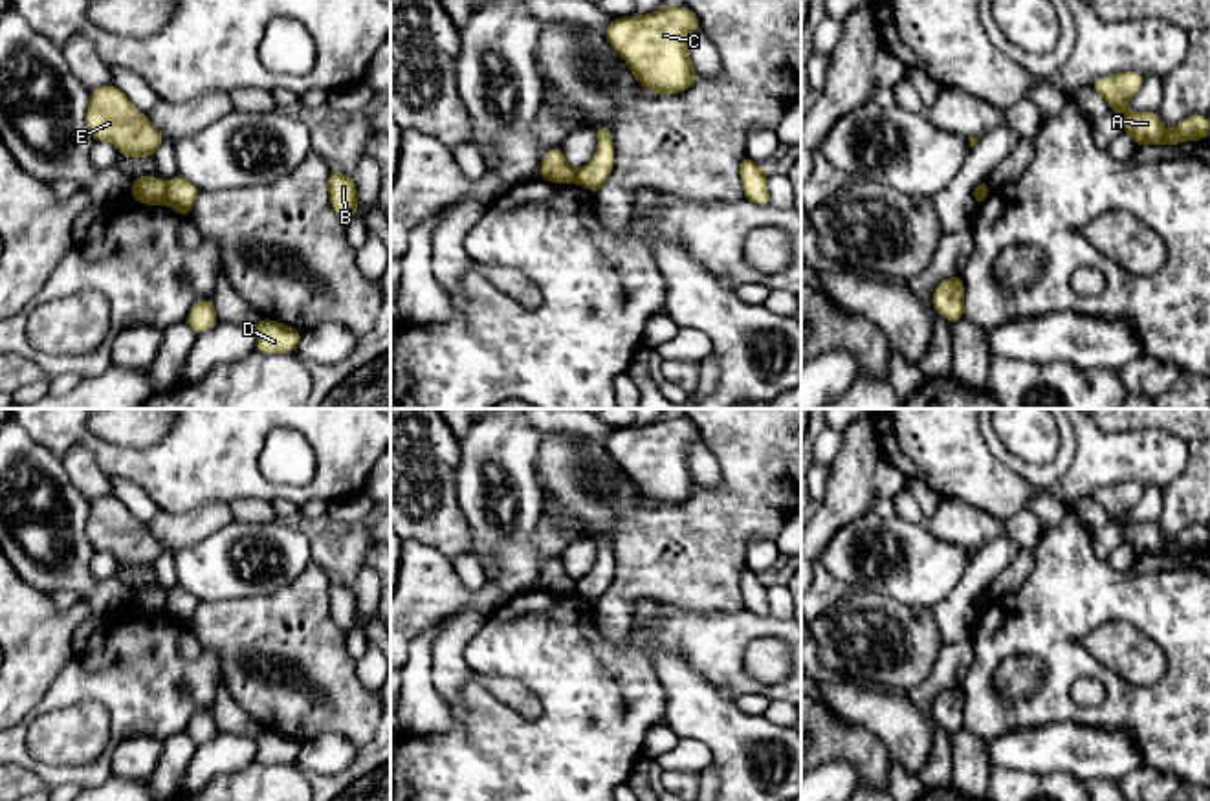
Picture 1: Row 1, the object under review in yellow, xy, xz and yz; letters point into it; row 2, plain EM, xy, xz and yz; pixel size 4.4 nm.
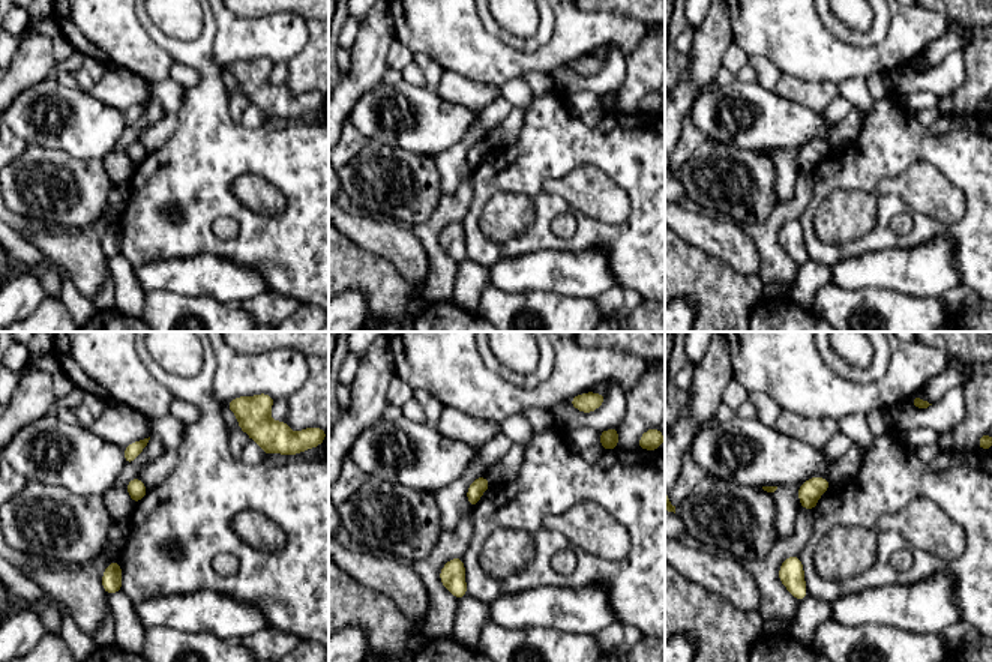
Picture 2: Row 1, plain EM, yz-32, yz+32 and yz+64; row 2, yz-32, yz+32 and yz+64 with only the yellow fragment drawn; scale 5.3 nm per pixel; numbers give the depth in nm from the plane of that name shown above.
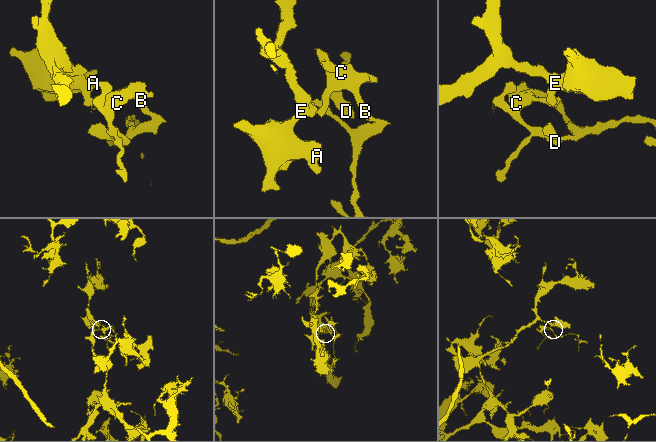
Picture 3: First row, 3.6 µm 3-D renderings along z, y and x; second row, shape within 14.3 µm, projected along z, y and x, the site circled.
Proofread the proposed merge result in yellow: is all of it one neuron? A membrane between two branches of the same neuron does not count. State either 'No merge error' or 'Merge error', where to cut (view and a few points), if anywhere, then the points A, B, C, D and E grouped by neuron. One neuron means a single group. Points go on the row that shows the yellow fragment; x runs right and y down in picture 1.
Merge error. Split along xy (167, 182), (164, 200). Groups: A E / B C D

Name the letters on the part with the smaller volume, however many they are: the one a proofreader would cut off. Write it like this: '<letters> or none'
B, C, D

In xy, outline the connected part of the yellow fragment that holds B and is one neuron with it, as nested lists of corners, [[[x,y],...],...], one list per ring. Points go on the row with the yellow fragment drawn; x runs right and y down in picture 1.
[[[330,172],[328,194],[332,209],[348,222],[359,213],[356,181],[345,172]]]

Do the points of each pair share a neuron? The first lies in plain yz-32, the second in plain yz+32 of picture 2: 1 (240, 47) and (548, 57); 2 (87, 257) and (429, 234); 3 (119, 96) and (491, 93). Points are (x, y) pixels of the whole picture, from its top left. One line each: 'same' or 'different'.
1: same
2: different
3: same

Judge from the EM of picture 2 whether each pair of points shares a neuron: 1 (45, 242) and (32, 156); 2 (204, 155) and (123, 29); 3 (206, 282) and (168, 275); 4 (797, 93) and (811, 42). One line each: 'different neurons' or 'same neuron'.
1: different neurons
2: different neurons
3: same neuron
4: different neurons

